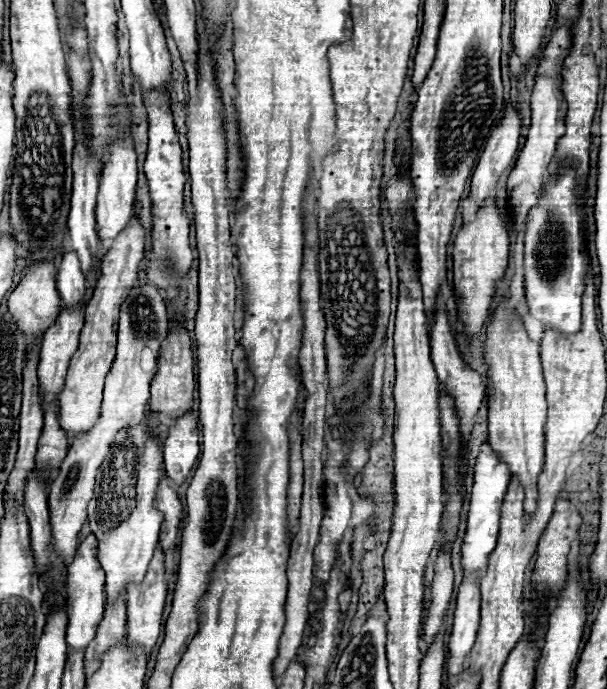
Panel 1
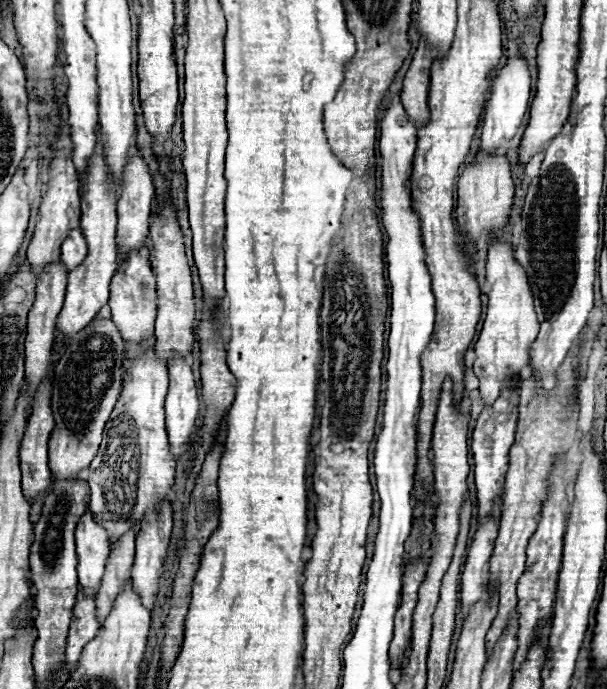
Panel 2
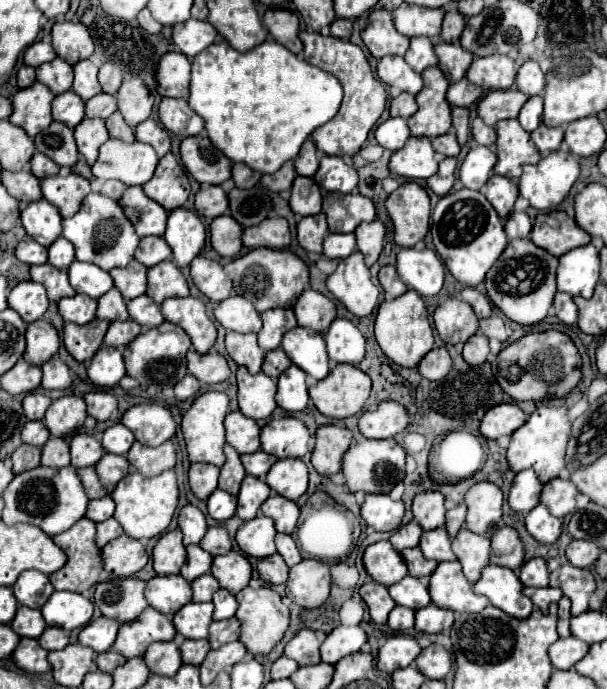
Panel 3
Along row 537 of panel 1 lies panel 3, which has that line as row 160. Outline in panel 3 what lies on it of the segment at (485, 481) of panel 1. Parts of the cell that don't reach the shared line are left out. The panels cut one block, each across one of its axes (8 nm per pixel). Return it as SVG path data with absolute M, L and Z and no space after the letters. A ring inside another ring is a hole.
M472 146L466 160L460 166L460 180L470 190L482 190L482 186L488 182L488 178L494 174L496 164L496 152L486 146Z

